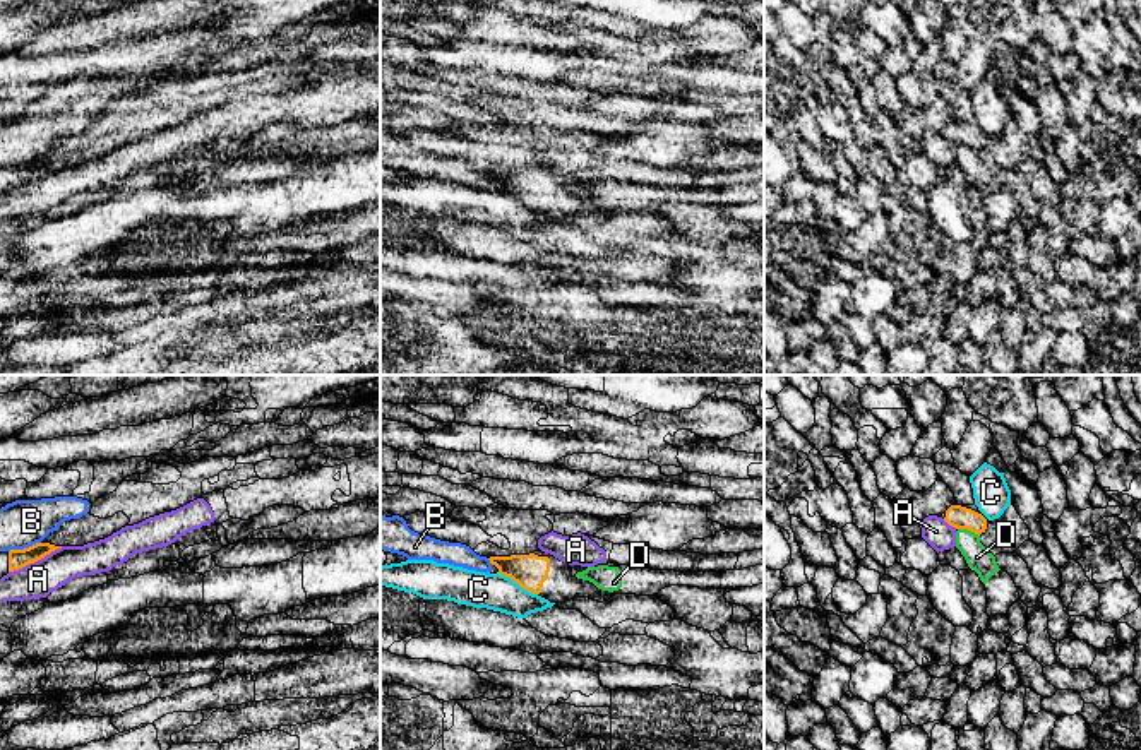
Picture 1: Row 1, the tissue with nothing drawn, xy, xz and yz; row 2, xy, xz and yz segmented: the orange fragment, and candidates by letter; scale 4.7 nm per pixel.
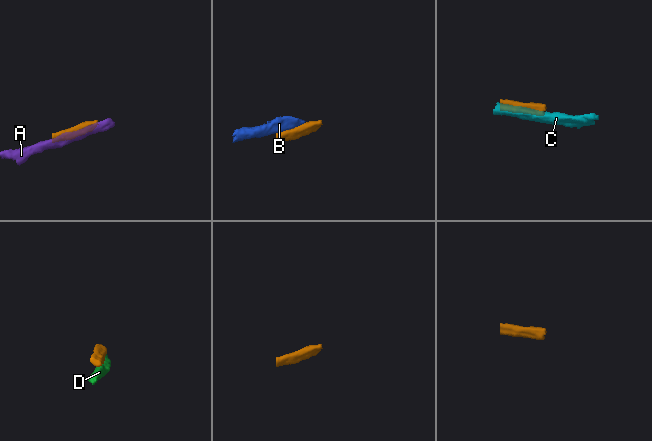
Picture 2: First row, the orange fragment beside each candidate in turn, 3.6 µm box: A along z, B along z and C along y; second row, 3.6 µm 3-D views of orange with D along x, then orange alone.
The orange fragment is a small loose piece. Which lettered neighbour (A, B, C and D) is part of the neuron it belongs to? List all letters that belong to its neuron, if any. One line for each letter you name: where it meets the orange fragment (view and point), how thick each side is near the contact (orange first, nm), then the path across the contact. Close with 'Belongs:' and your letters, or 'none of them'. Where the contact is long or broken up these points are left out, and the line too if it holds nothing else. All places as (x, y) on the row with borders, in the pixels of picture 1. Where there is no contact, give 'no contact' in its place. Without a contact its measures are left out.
Belongs: none of them

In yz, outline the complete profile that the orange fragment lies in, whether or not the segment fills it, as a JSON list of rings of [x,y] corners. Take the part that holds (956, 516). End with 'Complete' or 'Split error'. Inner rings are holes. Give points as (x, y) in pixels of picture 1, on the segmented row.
[[[951,505],[942,515],[941,515],[949,526],[956,529],[968,529],[975,534],[985,533],[990,521],[978,510],[978,507],[973,505]]]. Split error

